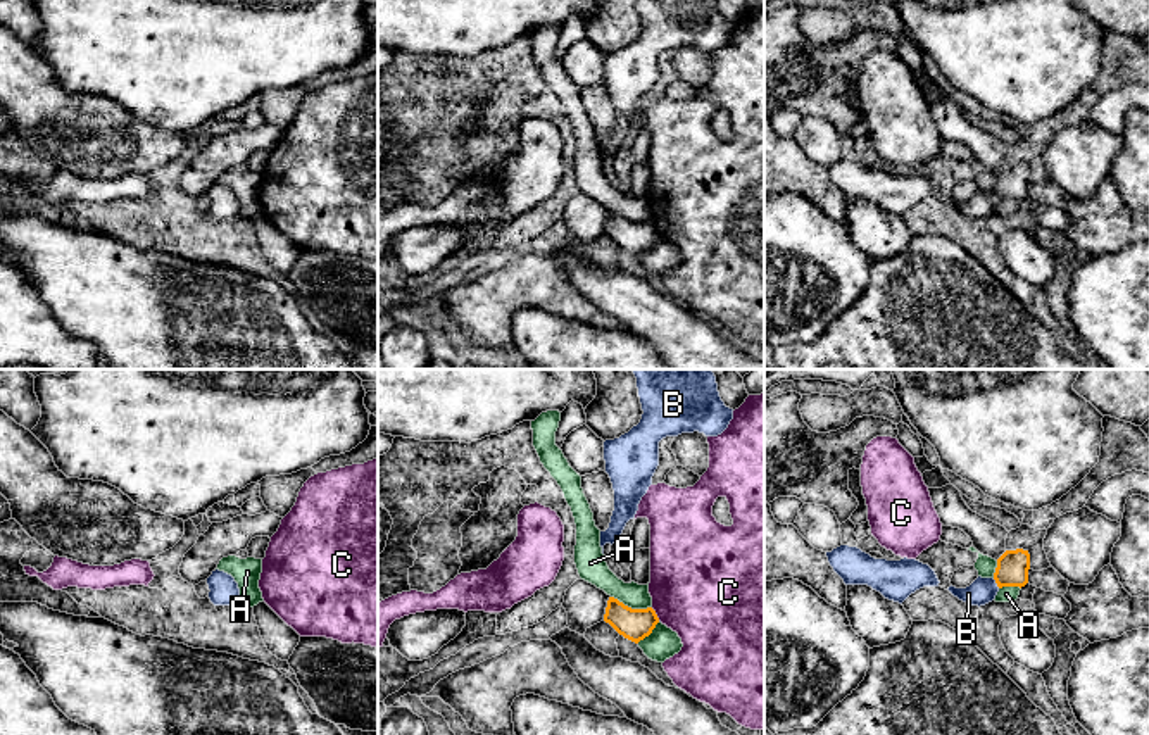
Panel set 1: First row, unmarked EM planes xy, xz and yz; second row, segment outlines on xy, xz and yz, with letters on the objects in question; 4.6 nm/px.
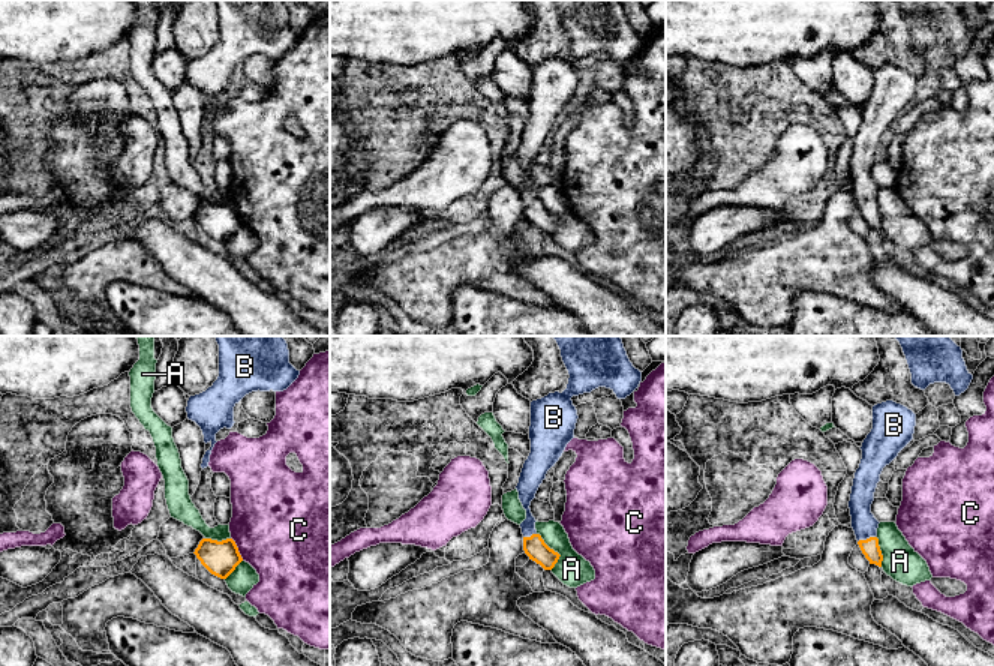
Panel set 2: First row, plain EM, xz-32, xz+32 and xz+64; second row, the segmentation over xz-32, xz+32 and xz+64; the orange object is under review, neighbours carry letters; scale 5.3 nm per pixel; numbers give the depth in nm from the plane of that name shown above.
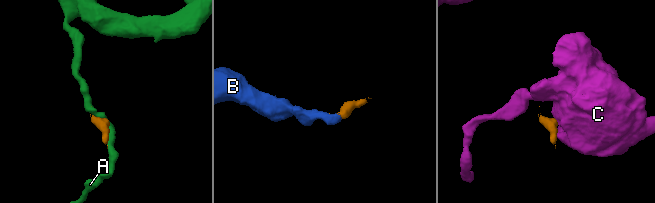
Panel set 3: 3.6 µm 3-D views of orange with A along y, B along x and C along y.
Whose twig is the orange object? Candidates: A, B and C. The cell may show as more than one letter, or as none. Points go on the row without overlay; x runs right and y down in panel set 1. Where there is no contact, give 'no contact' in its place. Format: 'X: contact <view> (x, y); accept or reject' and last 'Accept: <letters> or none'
A: contact xz (630, 221); reject
B: contact yz (996, 195); accept
C: contact xz (656, 228); reject
Accept: B

